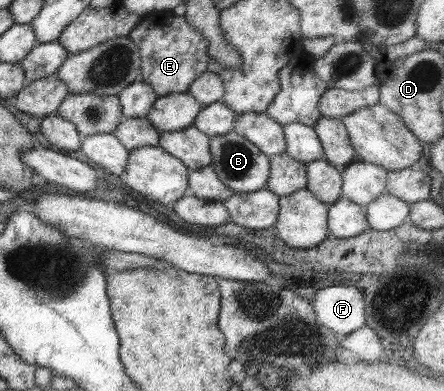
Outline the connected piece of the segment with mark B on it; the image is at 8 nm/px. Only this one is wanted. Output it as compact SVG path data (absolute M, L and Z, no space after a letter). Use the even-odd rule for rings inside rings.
M232 130L221 136L209 137L210 166L221 184L233 193L251 193L266 187L269 176L269 159L256 146Z

